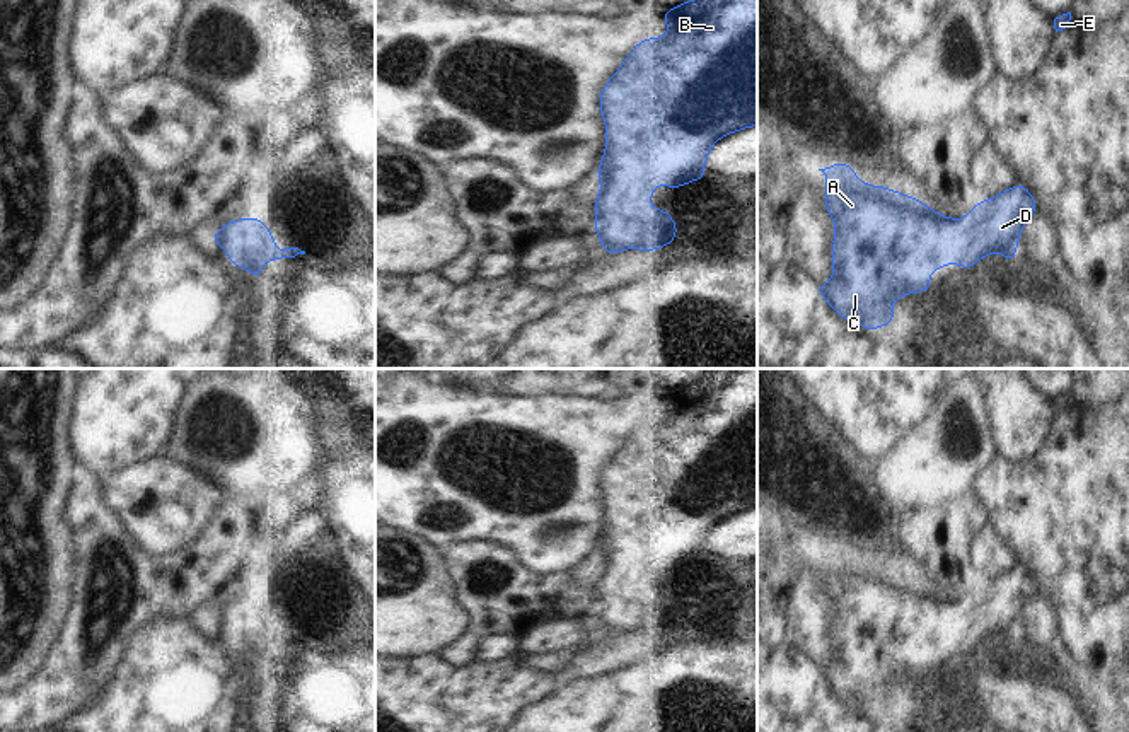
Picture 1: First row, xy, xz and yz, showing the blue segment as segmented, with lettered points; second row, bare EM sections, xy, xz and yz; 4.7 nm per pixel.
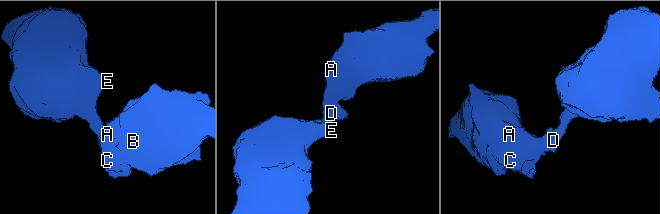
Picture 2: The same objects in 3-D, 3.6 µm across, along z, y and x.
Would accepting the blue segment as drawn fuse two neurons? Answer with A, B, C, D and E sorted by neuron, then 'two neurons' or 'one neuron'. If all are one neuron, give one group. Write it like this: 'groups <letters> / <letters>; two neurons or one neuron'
groups A B C D E; one neuron

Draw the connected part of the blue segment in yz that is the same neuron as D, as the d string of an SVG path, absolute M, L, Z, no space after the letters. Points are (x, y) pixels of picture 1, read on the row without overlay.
M832 546L819 551L825 556L825 592L834 602L832 625L834 657L827 667L815 669L827 686L844 701L871 715L873 710L889 708L895 698L892 688L897 679L912 674L929 674L929 657L947 647L957 645L970 652L989 635L1001 635L1008 645L1016 638L1020 614L1037 594L1037 584L1018 563L991 582L981 582L962 602L948 601L926 589L916 578L906 580L902 573L890 573L883 566L871 570L856 560L854 551Z

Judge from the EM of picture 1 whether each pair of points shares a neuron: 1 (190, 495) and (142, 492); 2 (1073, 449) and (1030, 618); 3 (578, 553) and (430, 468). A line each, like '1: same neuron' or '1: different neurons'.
1: same neuron
2: different neurons
3: same neuron

